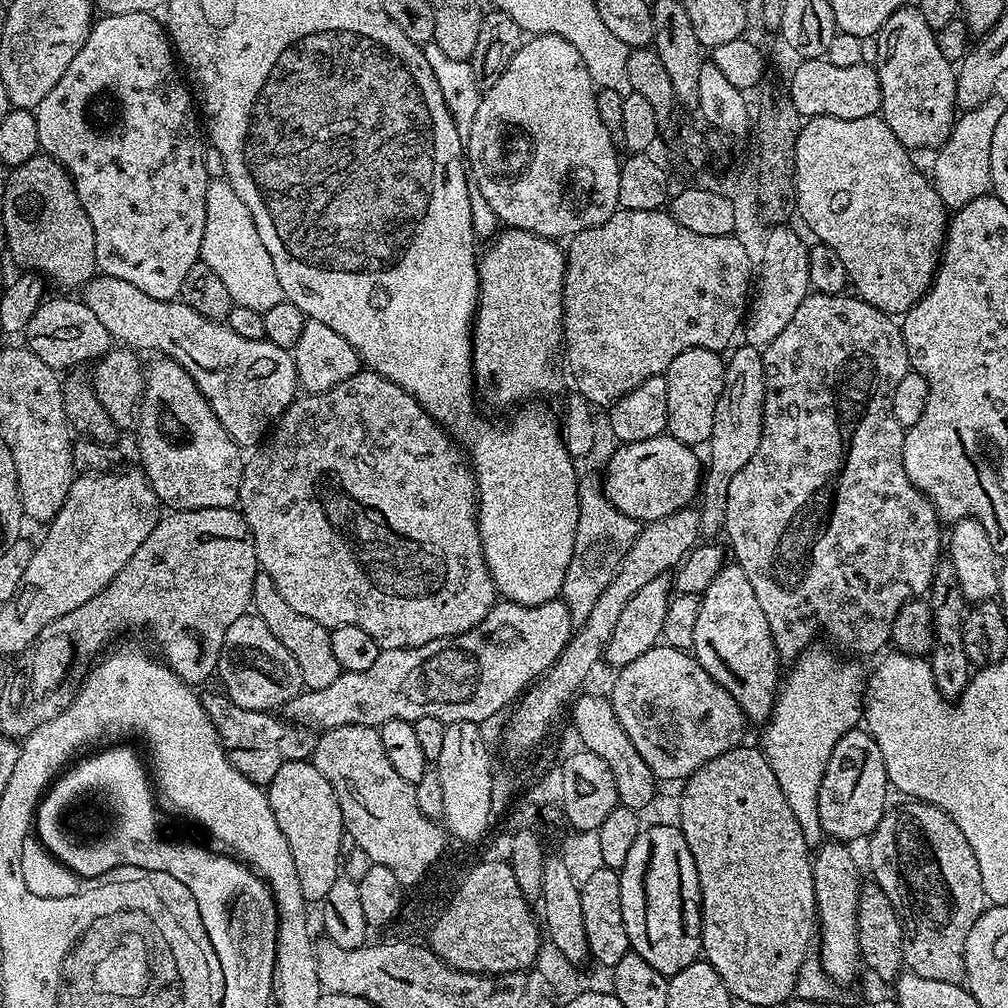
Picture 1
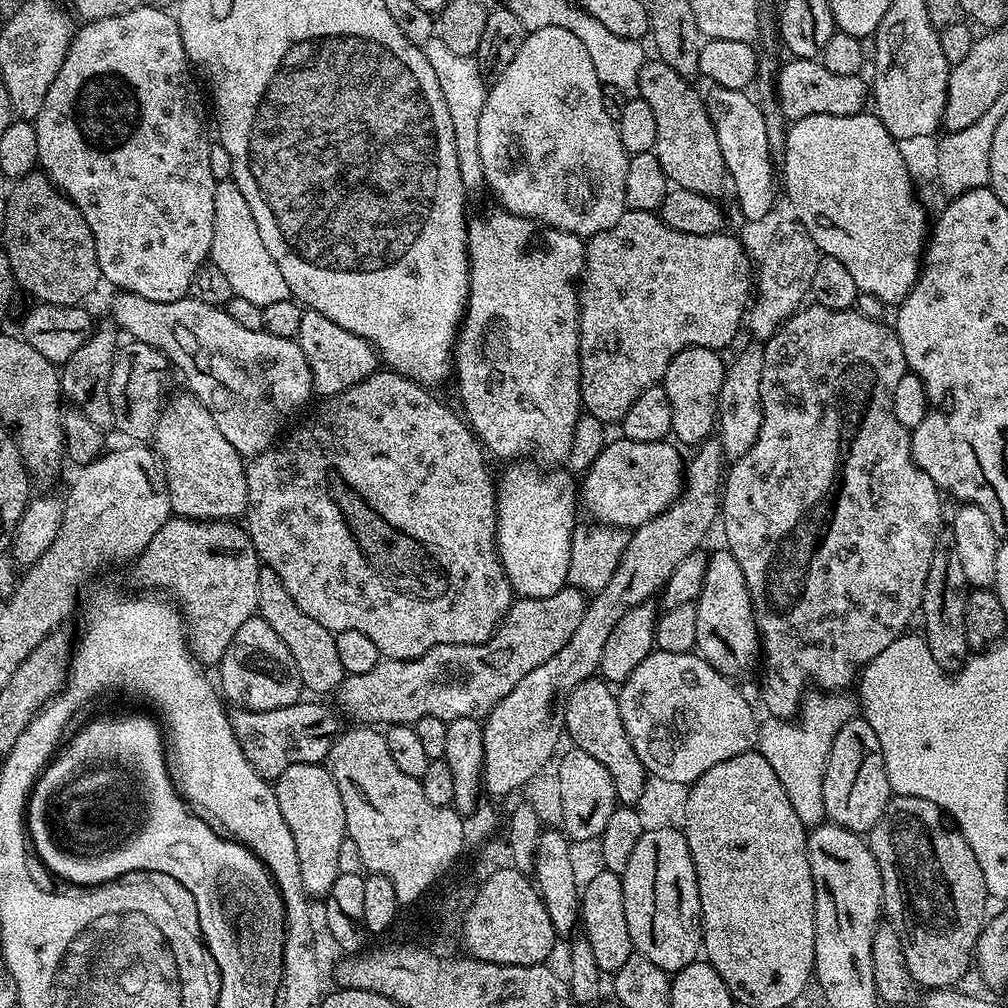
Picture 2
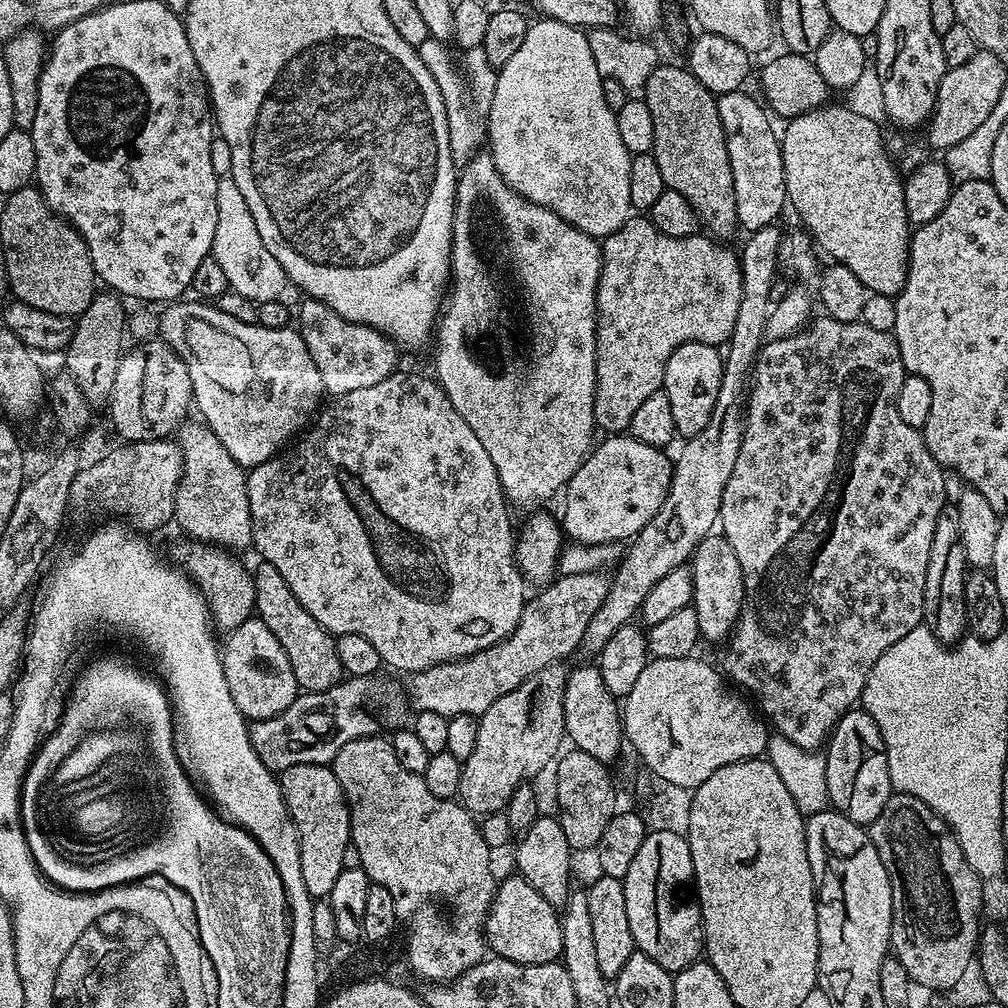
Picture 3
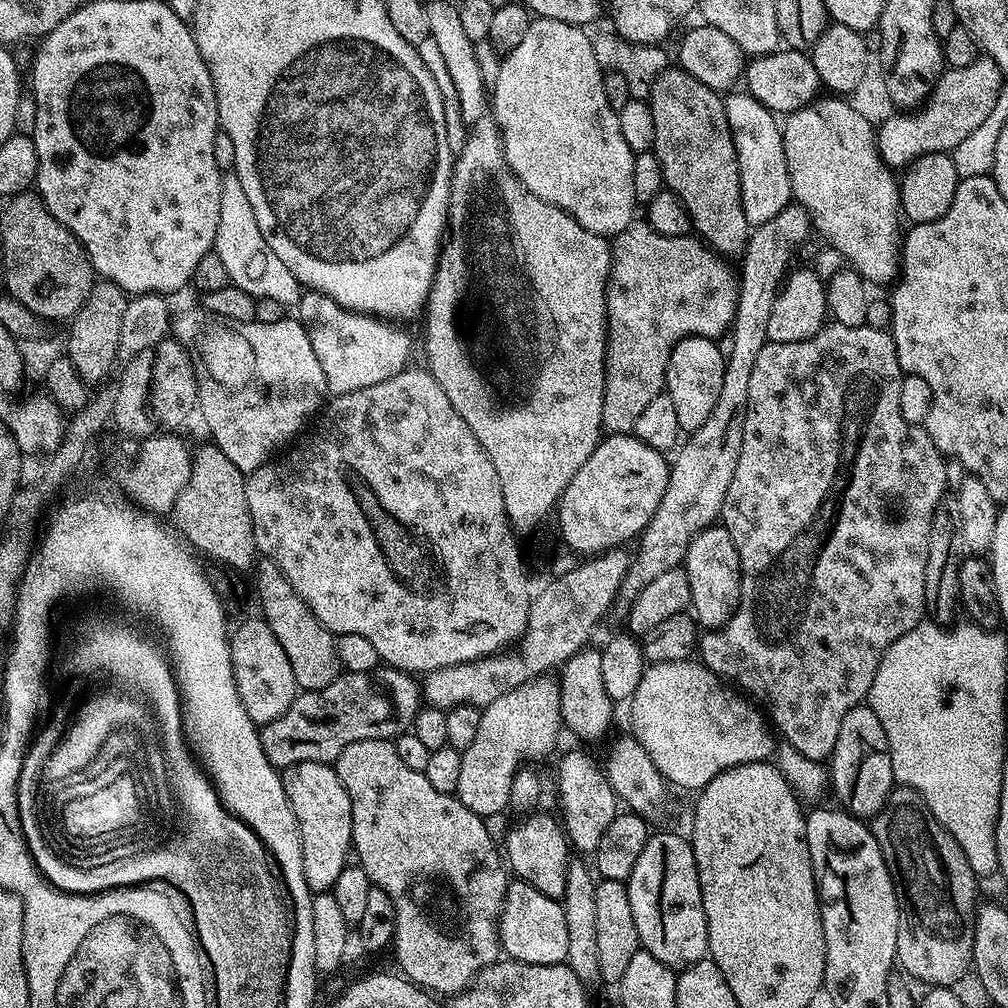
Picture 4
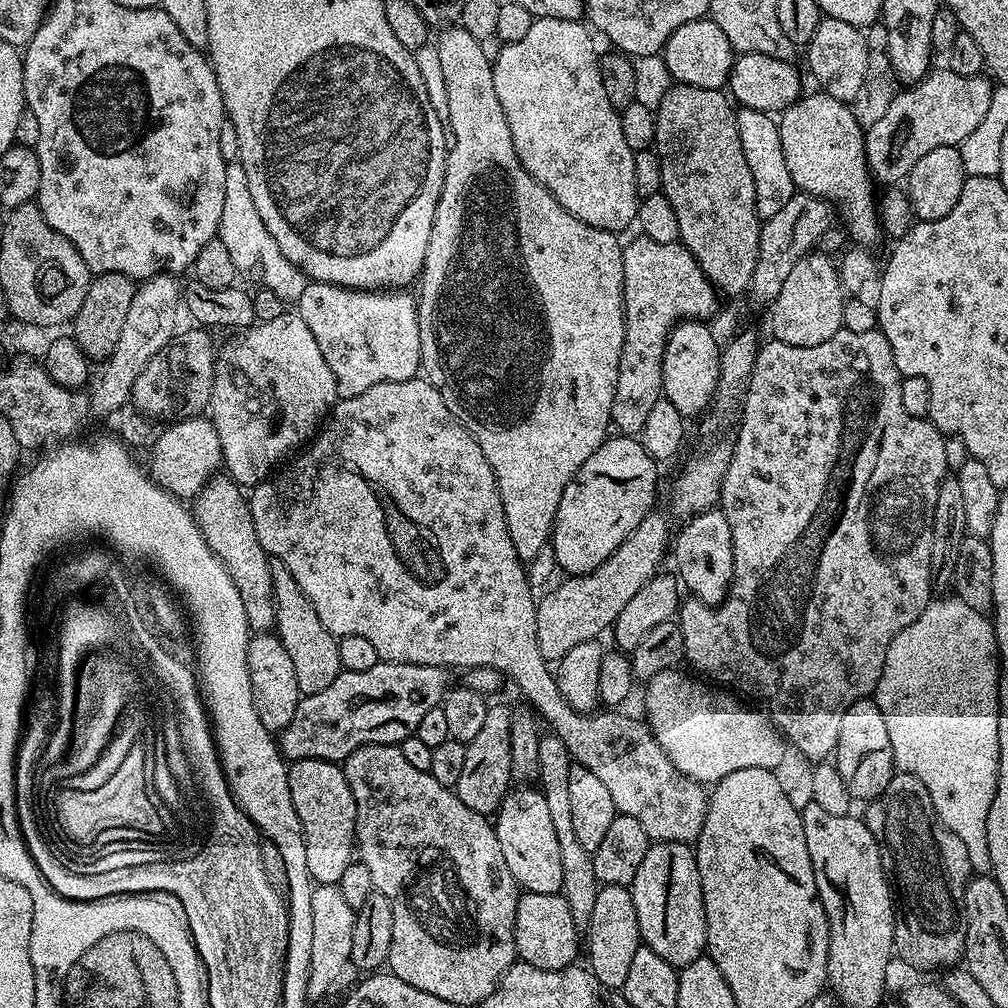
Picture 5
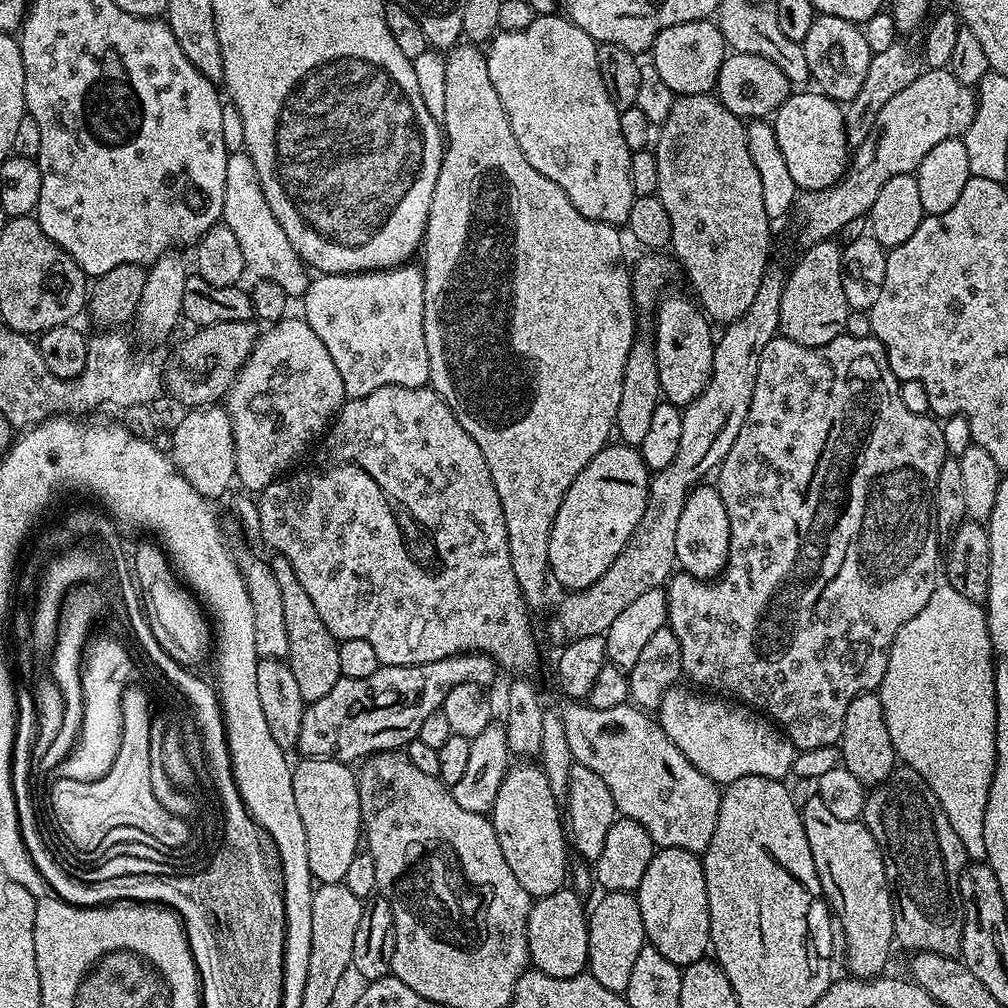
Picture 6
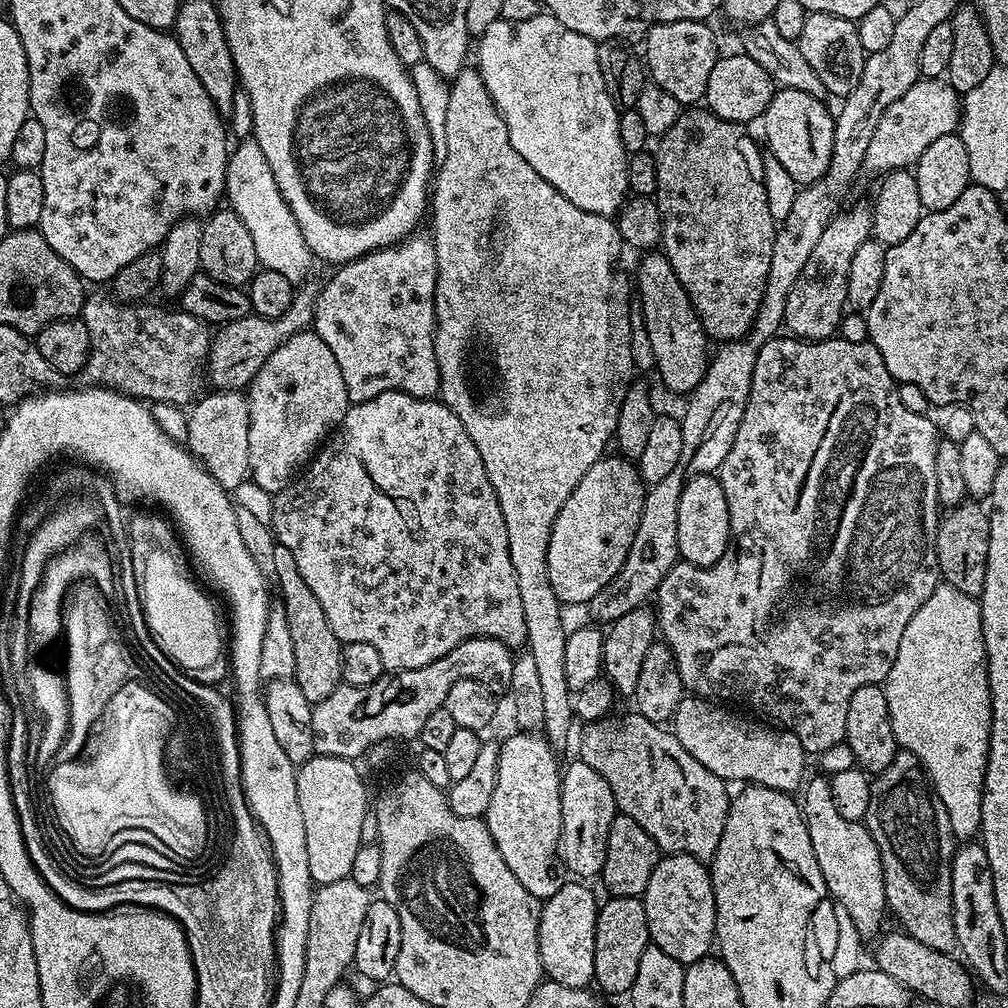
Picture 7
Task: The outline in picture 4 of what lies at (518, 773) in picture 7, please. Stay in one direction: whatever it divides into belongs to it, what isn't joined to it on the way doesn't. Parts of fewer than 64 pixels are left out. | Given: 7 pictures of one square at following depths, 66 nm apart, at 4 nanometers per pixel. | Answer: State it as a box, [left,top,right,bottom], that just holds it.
[502,810,570,900]

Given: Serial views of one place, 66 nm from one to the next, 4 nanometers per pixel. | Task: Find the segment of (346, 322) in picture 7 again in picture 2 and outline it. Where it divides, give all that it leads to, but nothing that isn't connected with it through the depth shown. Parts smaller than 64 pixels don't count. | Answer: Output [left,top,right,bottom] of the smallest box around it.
[294,310,378,397]

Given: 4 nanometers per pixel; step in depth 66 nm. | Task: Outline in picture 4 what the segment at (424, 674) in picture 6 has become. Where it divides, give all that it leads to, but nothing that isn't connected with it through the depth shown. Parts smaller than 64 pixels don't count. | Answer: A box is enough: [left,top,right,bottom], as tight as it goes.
[260,666,422,770]

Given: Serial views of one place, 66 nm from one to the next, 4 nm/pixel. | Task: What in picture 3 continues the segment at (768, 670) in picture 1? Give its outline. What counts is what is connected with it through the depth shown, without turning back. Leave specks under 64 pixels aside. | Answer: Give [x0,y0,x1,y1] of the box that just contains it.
[692,534,744,641]

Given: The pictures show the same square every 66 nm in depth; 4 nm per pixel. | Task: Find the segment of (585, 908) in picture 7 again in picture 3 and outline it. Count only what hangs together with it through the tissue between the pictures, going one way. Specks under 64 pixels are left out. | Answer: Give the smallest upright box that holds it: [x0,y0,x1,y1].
[484,874,563,964]

